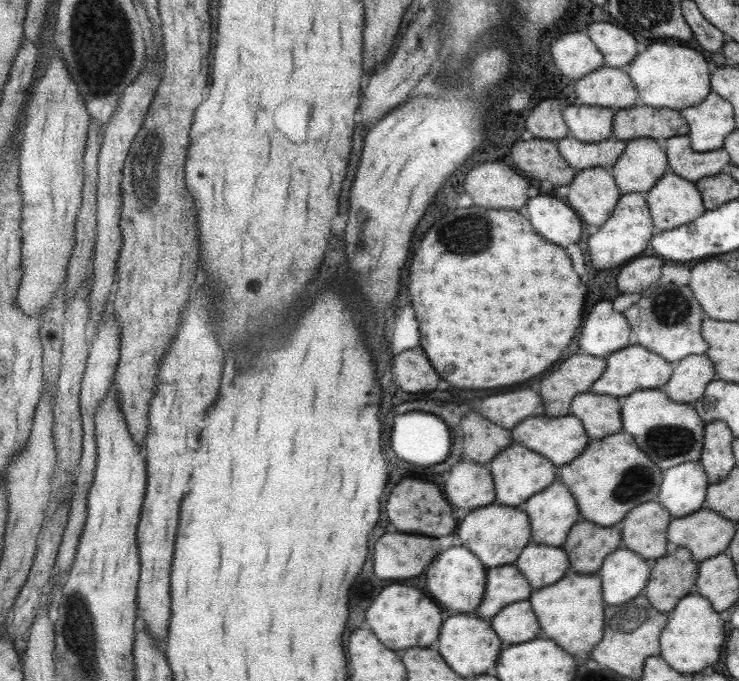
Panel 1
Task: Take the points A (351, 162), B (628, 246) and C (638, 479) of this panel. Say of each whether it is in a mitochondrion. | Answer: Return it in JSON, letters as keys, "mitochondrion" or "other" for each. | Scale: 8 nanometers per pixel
{"A":"other","B":"other","C":"mitochondrion"}

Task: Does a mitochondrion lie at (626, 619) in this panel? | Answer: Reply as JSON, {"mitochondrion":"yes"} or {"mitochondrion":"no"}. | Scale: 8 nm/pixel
{"mitochondrion":"yes"}

